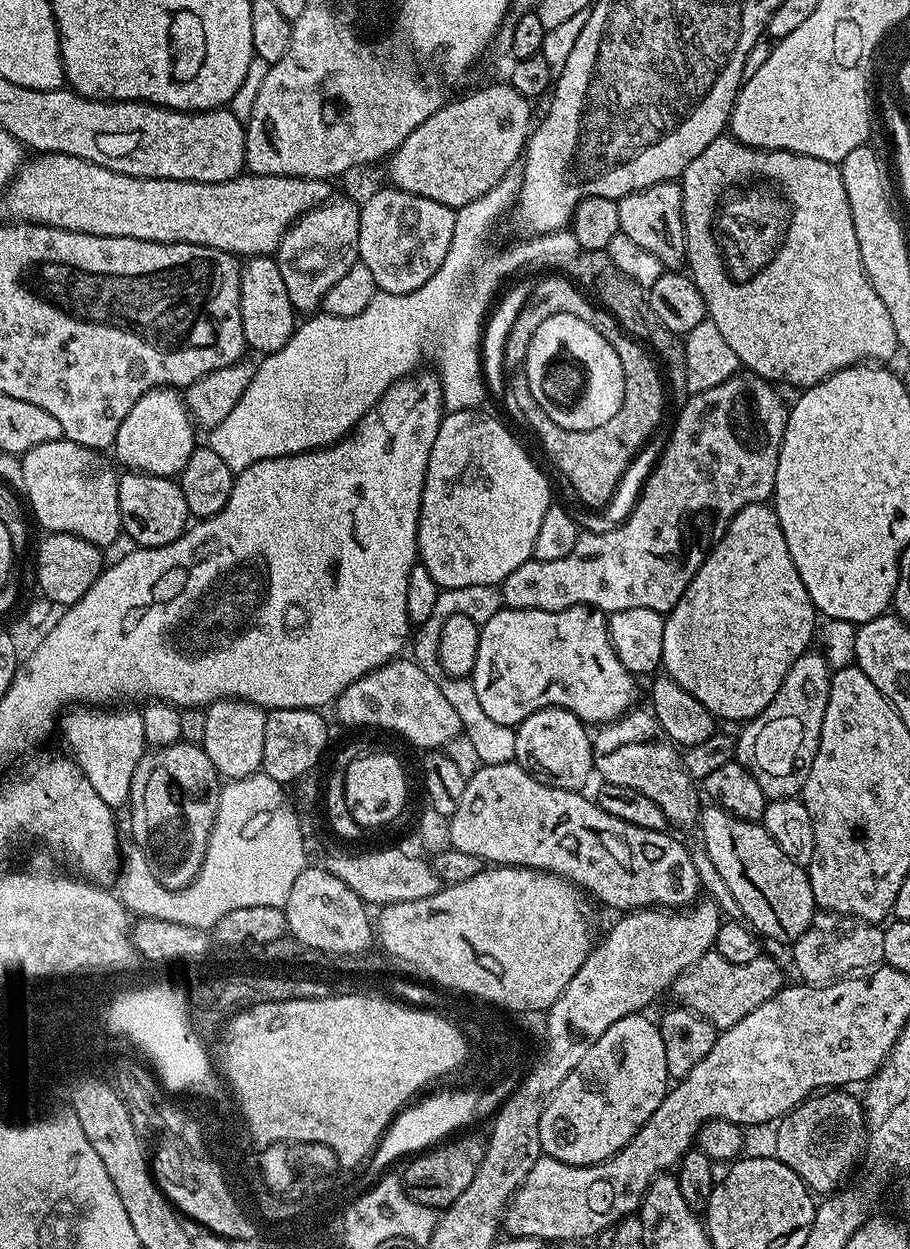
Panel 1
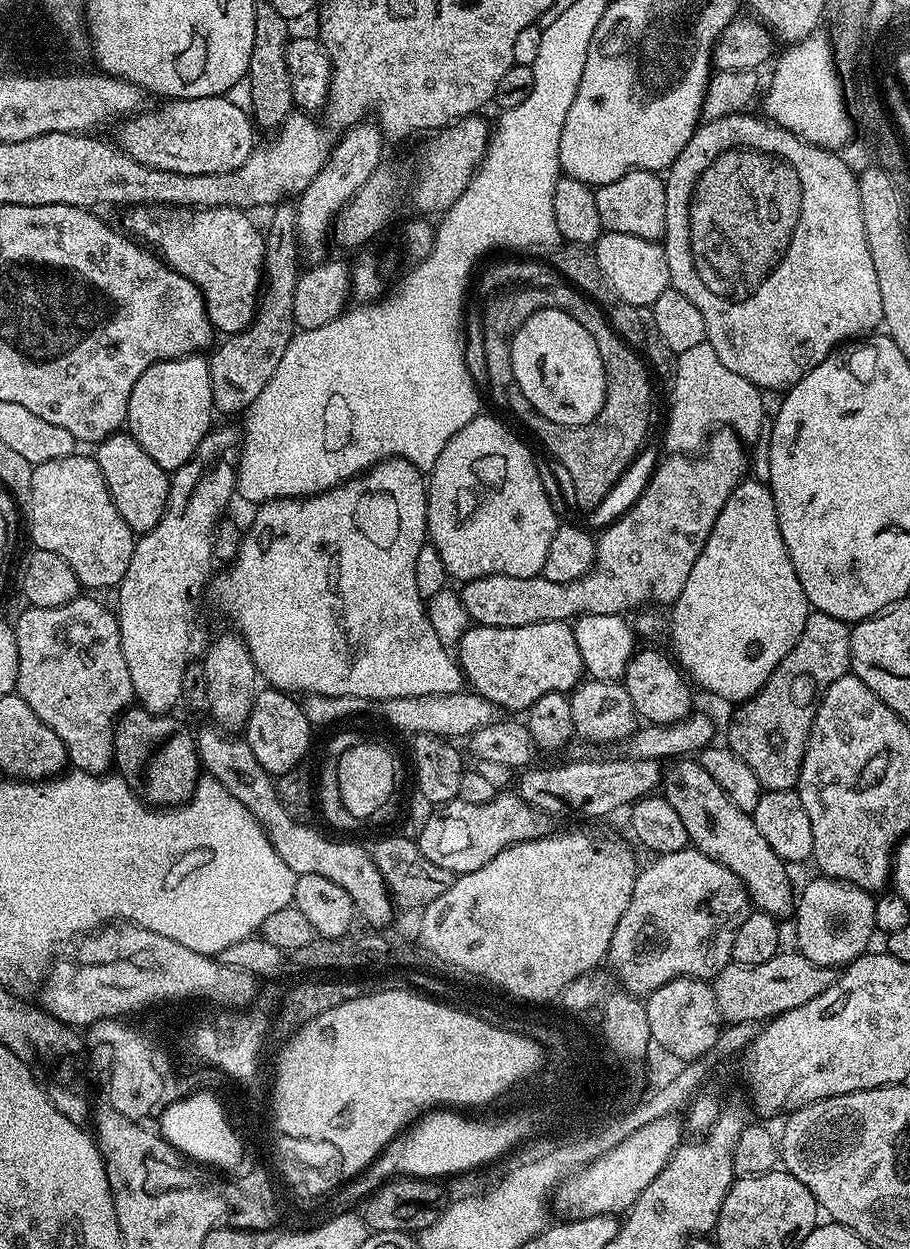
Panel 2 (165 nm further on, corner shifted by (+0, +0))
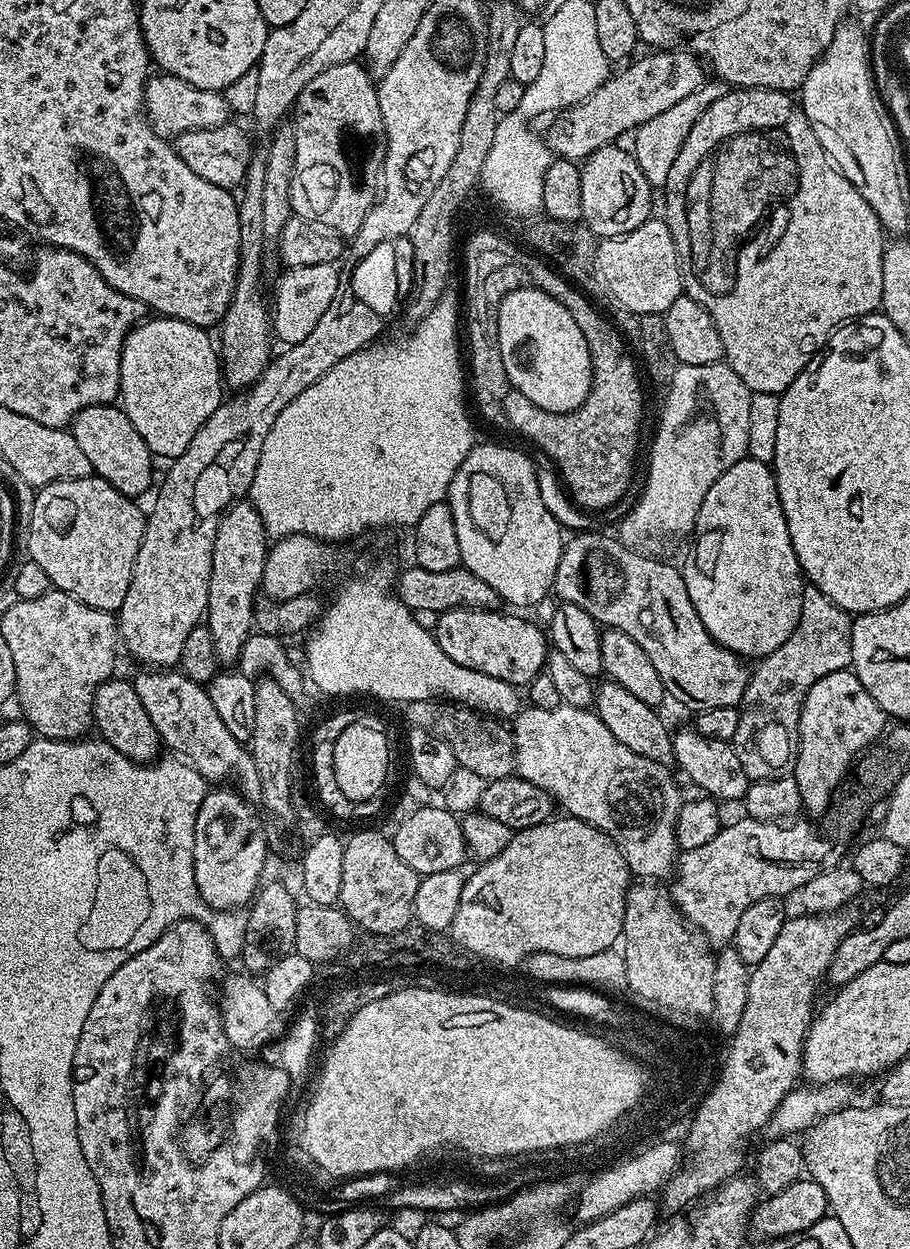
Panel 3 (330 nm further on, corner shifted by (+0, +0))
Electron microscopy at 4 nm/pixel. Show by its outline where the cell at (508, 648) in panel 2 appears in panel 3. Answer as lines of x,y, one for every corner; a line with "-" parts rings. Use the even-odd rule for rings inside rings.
455,608
449,612
439,613
436,617
434,635
438,646
470,670
490,674
490,678
502,678
502,682
517,686
531,684
535,676
545,671
550,640
536,624
523,620
523,615
507,616
501,610
486,608

